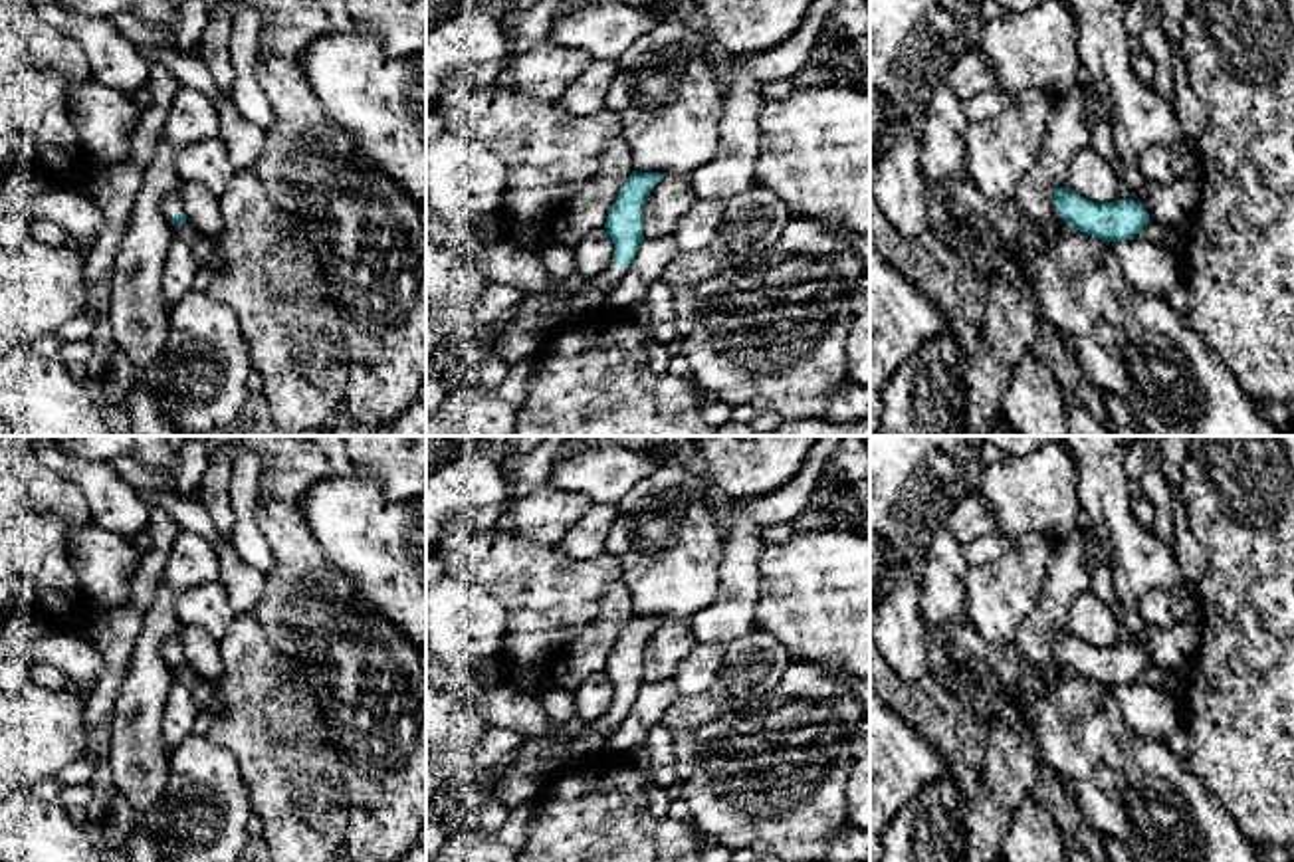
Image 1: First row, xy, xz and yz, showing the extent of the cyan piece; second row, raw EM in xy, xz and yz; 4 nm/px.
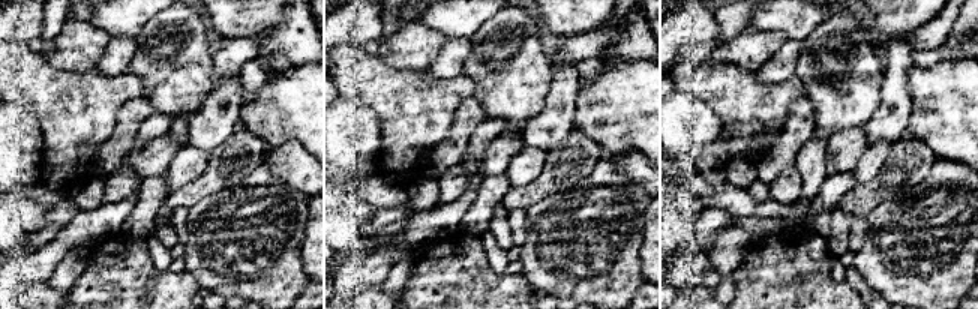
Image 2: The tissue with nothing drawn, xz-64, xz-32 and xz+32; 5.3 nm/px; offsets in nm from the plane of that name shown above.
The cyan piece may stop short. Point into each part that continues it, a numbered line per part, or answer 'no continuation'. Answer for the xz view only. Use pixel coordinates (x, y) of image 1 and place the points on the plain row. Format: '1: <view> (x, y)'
1: xz (589, 746)

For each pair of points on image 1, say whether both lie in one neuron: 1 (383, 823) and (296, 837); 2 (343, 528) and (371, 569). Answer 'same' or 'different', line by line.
1: different
2: same

